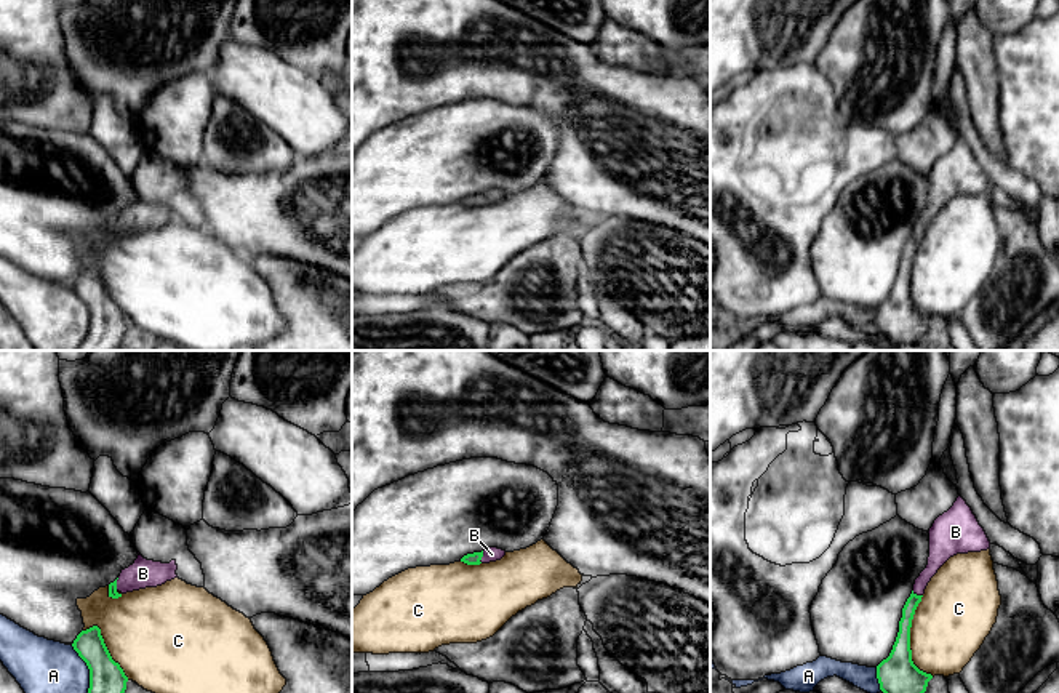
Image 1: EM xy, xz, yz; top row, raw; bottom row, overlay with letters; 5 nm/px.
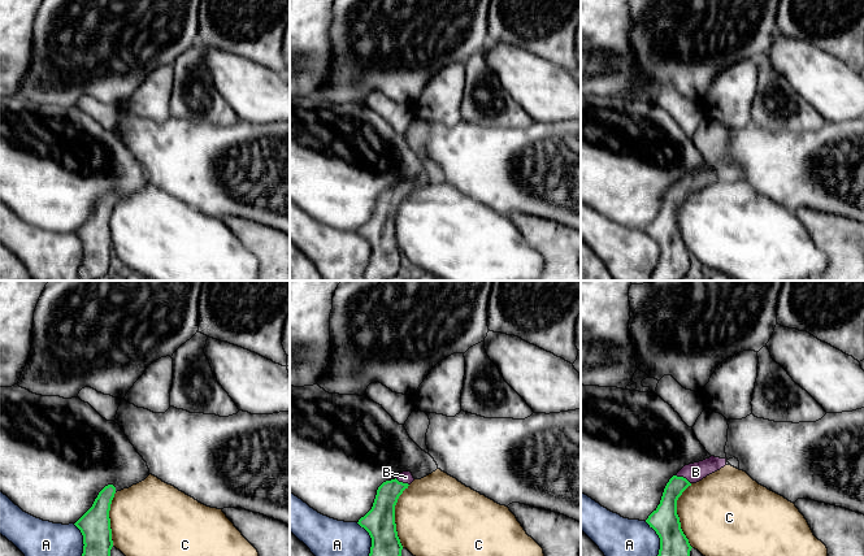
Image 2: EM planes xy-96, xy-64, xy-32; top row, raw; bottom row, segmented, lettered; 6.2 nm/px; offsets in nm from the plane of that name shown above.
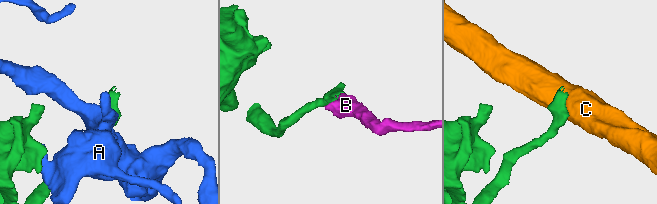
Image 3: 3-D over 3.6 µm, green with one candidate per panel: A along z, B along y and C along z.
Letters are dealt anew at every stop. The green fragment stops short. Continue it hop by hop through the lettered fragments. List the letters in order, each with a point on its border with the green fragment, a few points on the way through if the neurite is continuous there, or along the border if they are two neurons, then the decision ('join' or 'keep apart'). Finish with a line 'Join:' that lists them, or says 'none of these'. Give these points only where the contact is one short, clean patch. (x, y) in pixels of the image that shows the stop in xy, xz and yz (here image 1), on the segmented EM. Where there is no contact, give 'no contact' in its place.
A: contact xy (88, 668); keep apart
B: contact xz (482, 556); way xz (471, 559), (482, 556), (491, 554); join
C: contact yz (909, 639); keep apart
Join: B

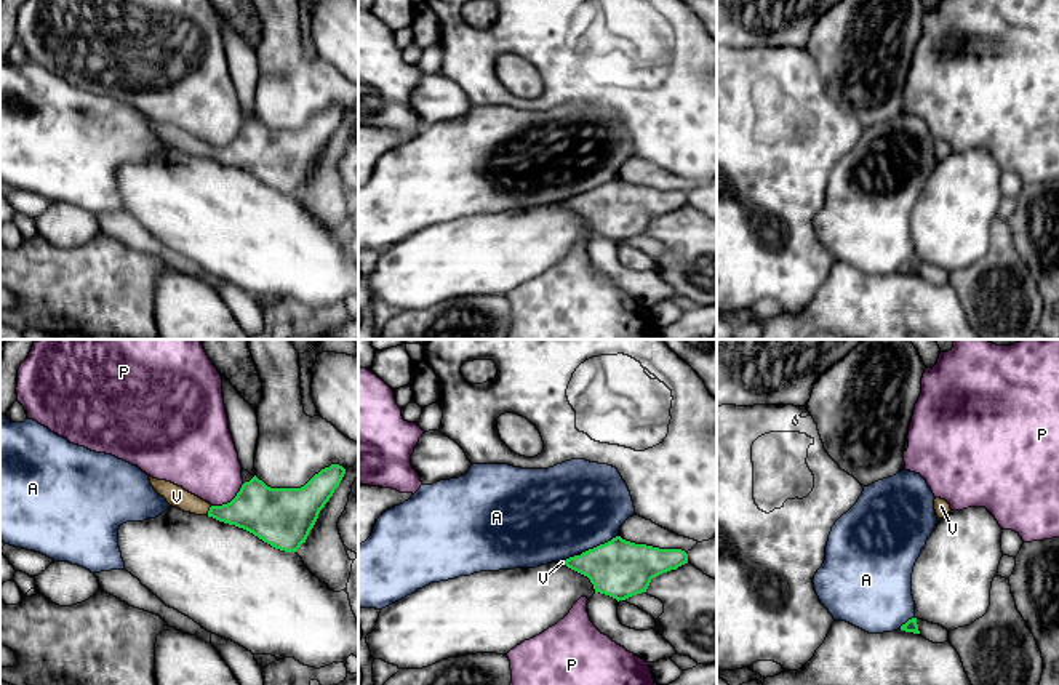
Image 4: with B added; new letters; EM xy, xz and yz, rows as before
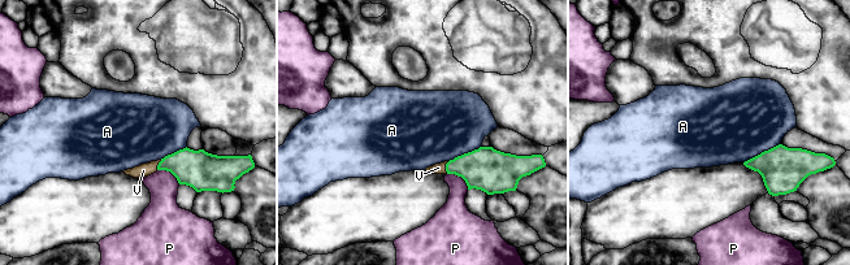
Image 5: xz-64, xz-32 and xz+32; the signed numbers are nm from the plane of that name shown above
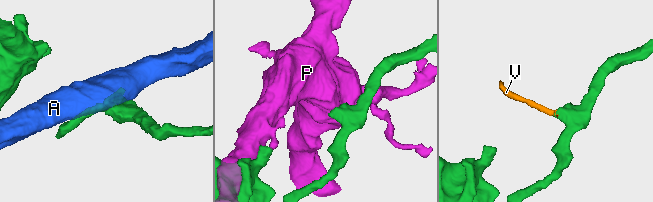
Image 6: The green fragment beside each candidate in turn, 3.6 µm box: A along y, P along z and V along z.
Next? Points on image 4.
A: contact xz (600, 544); keep apart
P: contact xy (231, 501); keep apart
V: contact xy (208, 511); way xy (256, 508), (247, 511), (208, 511), (176, 496); join
Join: V

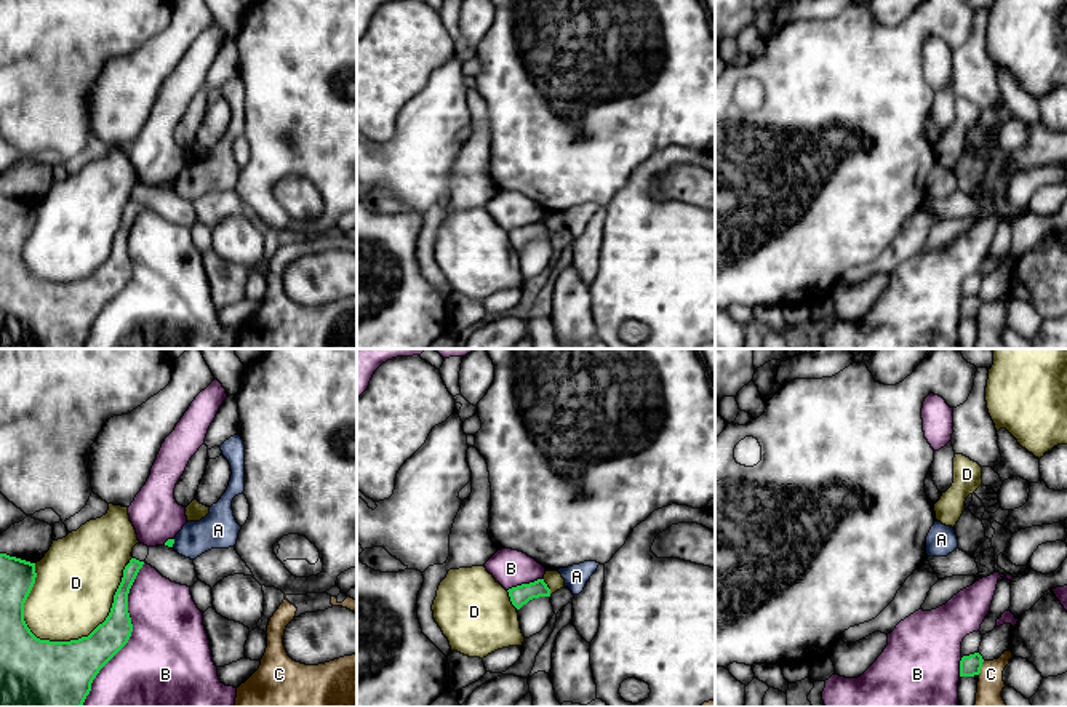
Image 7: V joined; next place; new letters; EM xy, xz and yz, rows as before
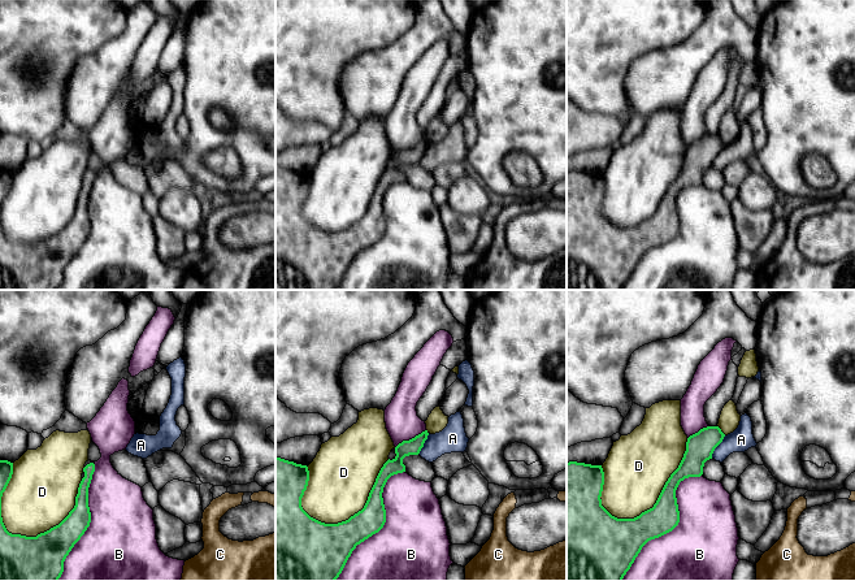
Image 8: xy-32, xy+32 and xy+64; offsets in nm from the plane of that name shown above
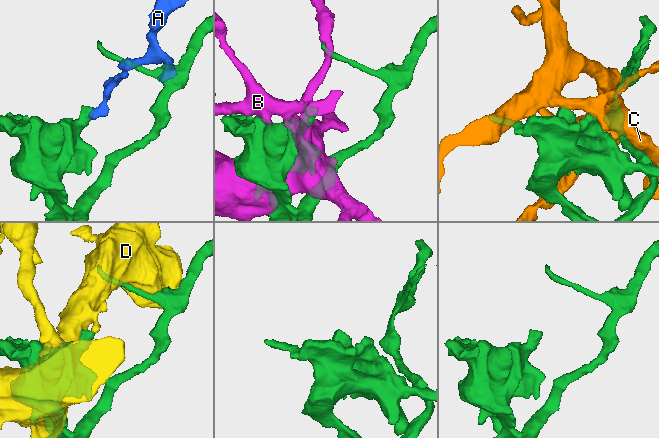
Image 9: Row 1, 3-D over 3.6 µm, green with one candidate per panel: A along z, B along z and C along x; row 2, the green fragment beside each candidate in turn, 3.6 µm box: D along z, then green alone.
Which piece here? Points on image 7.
A: contact xy (173, 543); border xy (175, 539), (171, 546); keep apart
B: contact xy (130, 634); keep apart
C: contact yz (981, 667); keep apart
D: contact xy (82, 637); keep apart
Join: none of these

